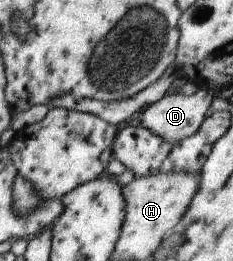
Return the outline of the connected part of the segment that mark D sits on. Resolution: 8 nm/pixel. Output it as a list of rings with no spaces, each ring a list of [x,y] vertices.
[[[199,89],[190,96],[168,94],[139,113],[138,118],[141,123],[138,127],[146,128],[155,136],[160,136],[170,144],[181,143],[186,138],[198,133],[204,120],[208,117],[208,111],[212,107],[212,101],[214,101],[215,96],[216,94],[210,93],[210,90],[206,89]]]

